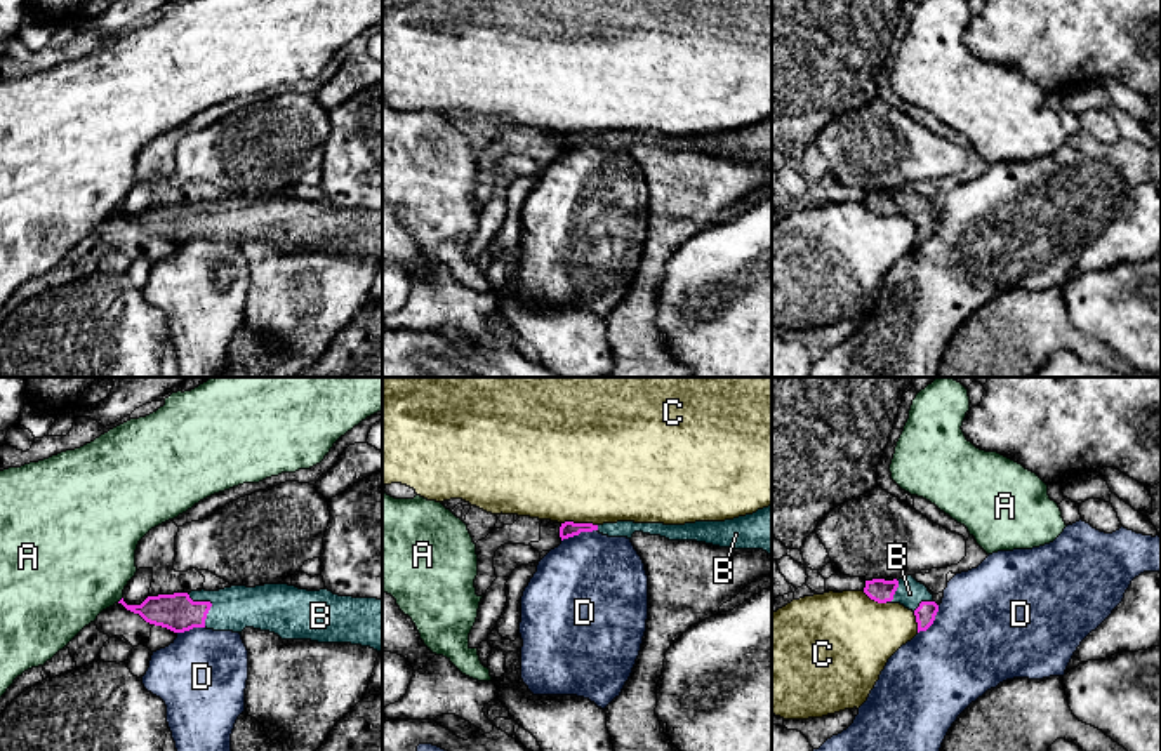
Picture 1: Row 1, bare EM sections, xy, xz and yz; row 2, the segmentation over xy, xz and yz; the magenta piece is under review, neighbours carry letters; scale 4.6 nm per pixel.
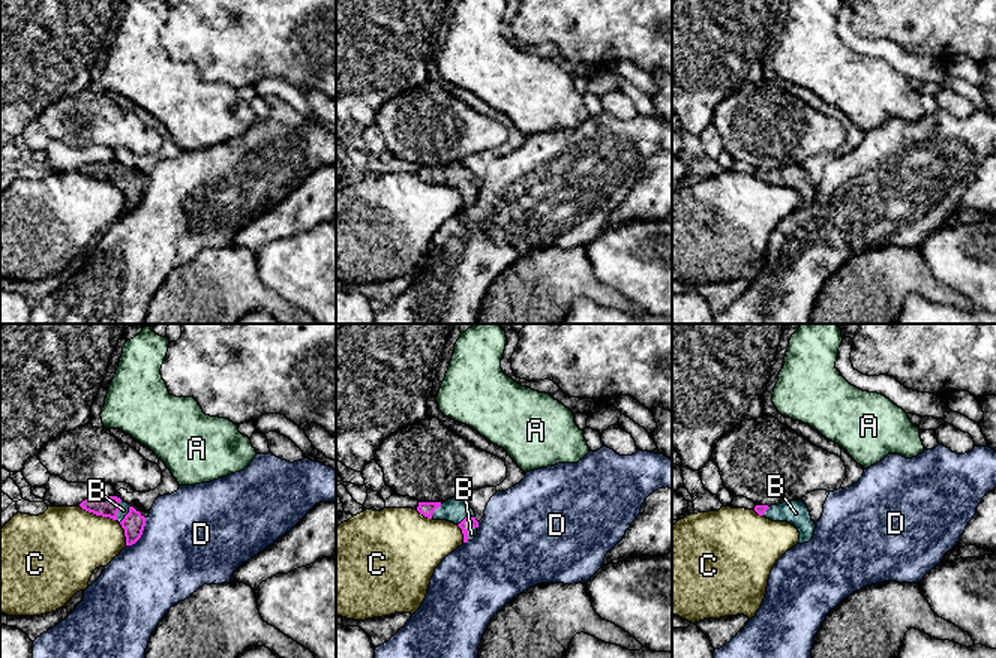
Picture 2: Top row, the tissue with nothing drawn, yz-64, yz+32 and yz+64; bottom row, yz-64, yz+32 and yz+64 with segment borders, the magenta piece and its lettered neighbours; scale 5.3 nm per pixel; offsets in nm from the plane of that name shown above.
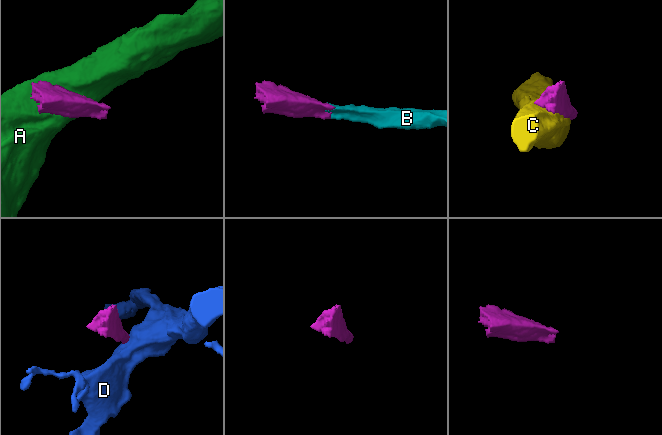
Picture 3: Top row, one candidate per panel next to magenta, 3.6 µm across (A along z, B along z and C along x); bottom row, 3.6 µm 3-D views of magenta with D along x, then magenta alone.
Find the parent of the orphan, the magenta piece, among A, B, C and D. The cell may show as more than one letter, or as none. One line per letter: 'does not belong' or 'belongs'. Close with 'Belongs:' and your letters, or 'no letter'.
A: does not belong
B: belongs
C: does not belong
D: does not belong
Belongs: B

